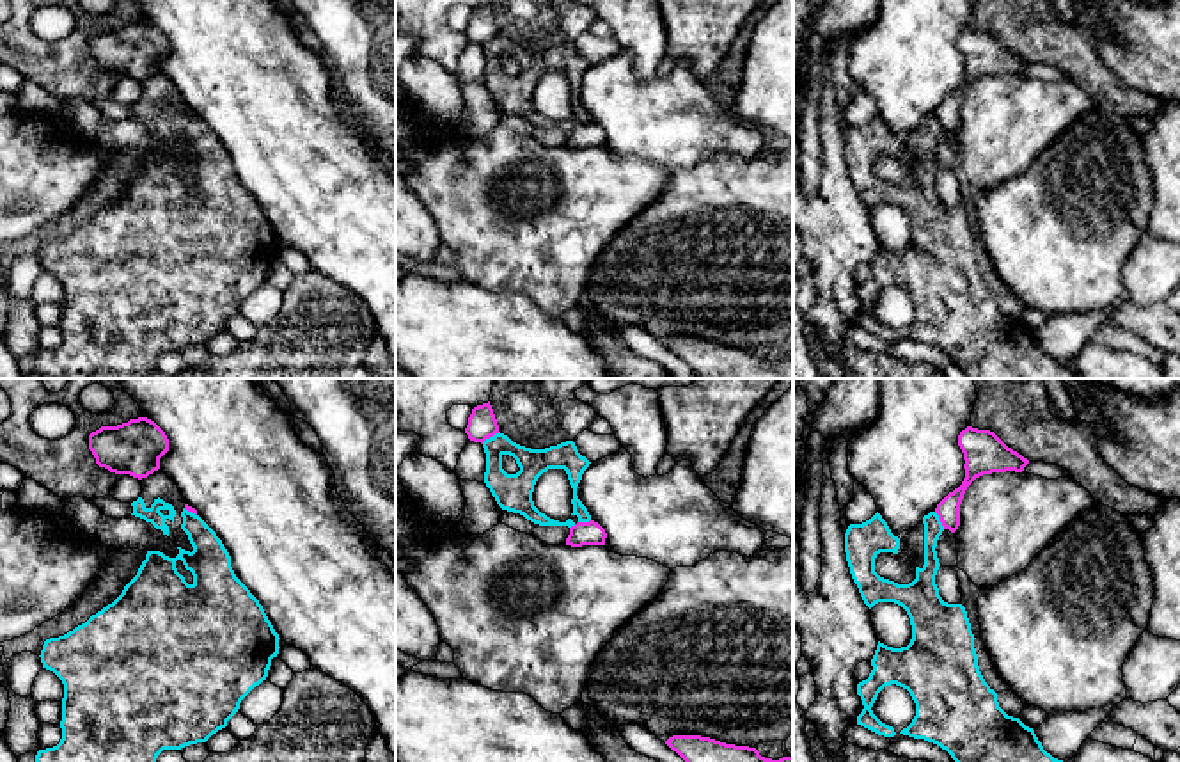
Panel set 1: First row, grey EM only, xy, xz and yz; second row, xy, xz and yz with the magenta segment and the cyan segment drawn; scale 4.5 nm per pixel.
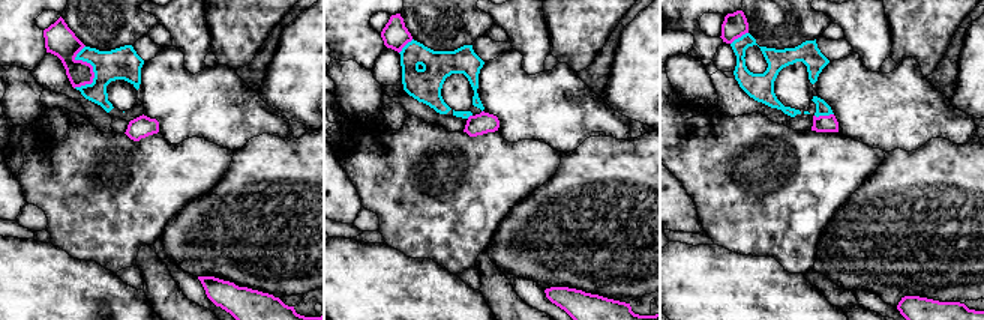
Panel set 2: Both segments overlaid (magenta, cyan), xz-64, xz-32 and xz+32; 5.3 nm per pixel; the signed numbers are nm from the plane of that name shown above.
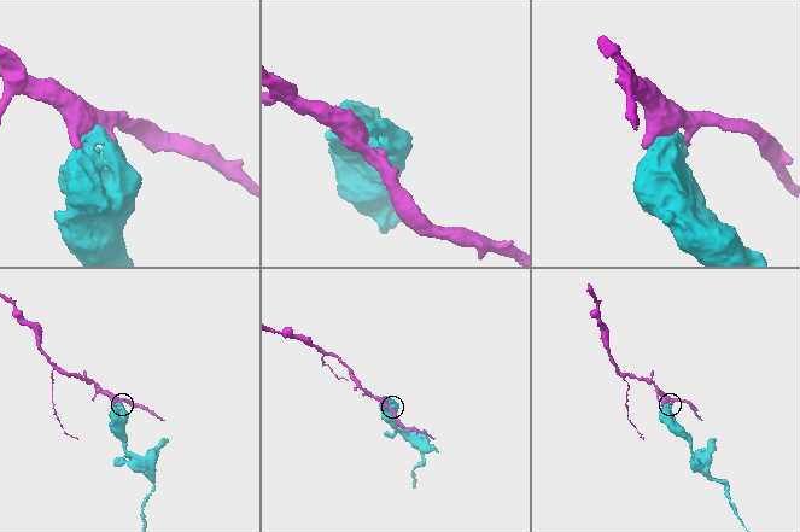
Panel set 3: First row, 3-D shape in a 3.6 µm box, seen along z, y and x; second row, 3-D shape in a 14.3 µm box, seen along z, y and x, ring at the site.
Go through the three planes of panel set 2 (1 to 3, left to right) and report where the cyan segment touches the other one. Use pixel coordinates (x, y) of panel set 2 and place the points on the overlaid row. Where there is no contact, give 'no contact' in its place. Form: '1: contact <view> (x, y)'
1: contact xz-64 (92, 69)
2: contact xz-32 (405, 44)
3: contact xz+32 (824, 116)

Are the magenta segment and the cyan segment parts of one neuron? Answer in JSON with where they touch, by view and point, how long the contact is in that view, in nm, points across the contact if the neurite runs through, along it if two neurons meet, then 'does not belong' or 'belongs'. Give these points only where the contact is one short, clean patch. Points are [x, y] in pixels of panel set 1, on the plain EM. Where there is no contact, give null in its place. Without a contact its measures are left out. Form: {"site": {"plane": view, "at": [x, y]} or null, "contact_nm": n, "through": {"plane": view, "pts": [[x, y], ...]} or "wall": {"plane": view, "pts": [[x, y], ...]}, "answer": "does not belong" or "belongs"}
{"site": {"plane": "xz", "at": [490, 38]}, "contact_nm": 100, "answer": "does not belong"}

